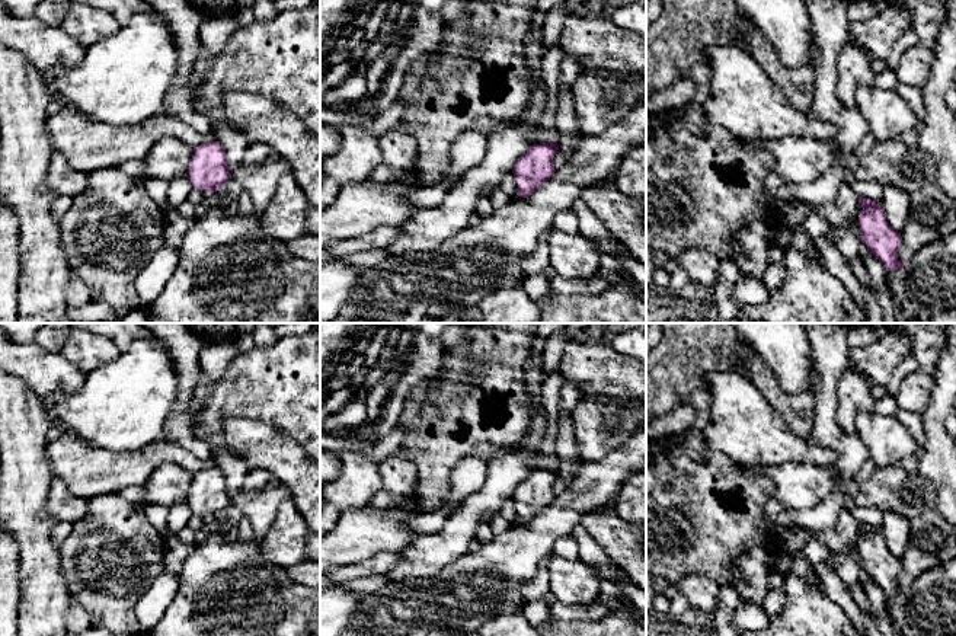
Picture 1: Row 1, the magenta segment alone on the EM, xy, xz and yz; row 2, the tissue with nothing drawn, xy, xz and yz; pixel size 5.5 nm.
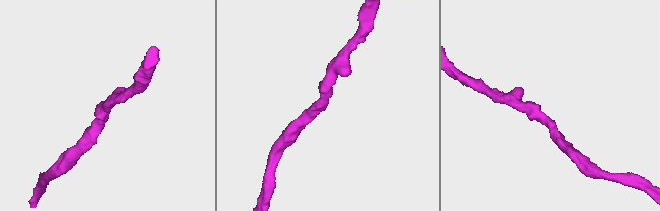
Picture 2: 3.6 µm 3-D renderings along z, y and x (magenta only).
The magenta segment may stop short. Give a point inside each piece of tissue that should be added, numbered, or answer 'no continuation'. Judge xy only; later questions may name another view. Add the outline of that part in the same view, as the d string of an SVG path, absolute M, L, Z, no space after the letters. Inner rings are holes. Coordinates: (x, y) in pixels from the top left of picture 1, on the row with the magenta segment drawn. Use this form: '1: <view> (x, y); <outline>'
no continuation

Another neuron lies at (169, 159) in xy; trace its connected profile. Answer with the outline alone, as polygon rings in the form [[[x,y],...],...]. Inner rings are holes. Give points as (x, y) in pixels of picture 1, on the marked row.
[[[163,137],[143,159],[144,179],[156,178],[172,182],[186,176],[192,154],[194,147],[175,137]]]

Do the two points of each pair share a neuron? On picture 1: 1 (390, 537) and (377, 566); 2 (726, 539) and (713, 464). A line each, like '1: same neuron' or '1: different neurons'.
1: different neurons
2: same neuron

